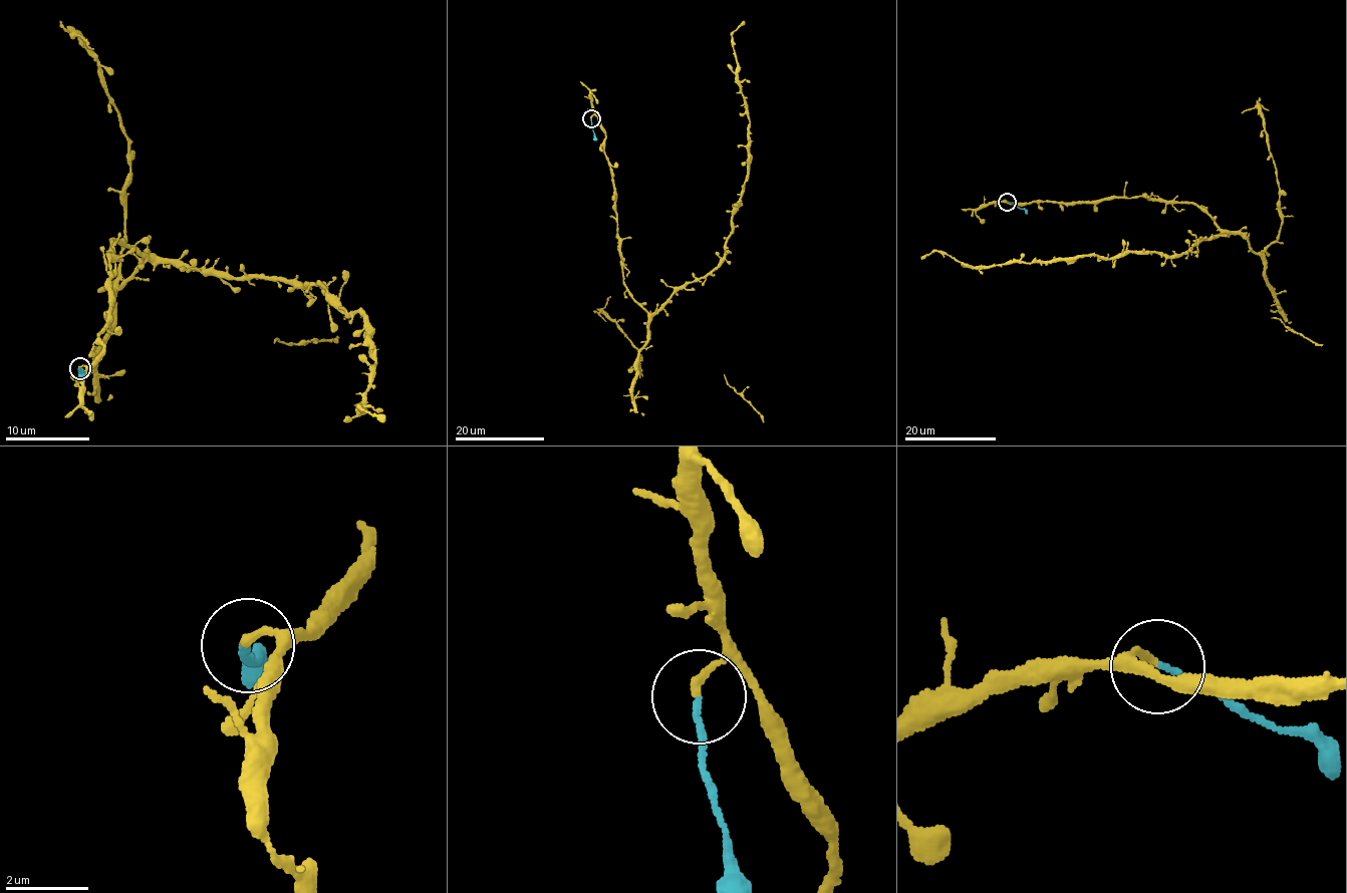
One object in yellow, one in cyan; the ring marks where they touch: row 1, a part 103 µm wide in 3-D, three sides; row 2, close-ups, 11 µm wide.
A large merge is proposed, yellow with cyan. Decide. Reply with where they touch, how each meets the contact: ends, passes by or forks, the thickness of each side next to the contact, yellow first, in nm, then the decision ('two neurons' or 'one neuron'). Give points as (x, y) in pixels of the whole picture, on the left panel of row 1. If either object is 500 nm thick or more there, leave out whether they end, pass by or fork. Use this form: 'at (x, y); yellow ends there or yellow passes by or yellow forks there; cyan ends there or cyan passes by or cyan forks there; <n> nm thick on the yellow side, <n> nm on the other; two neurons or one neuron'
at (79, 368); yellow ends there; cyan ends there; 200 nm thick on the yellow side, 130 nm on the other; two neurons

